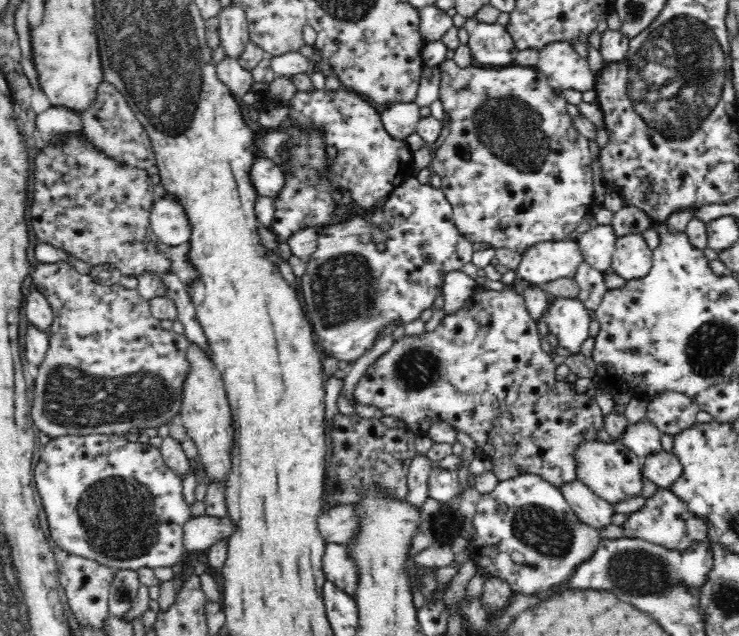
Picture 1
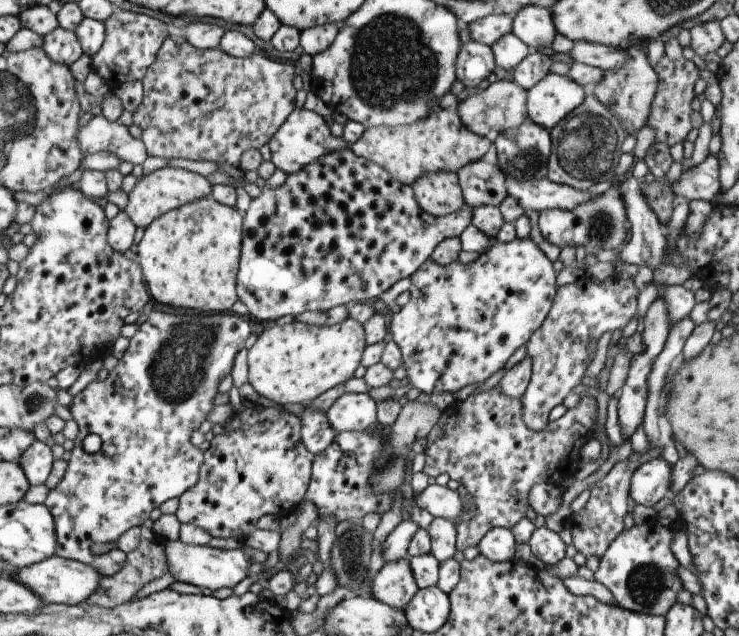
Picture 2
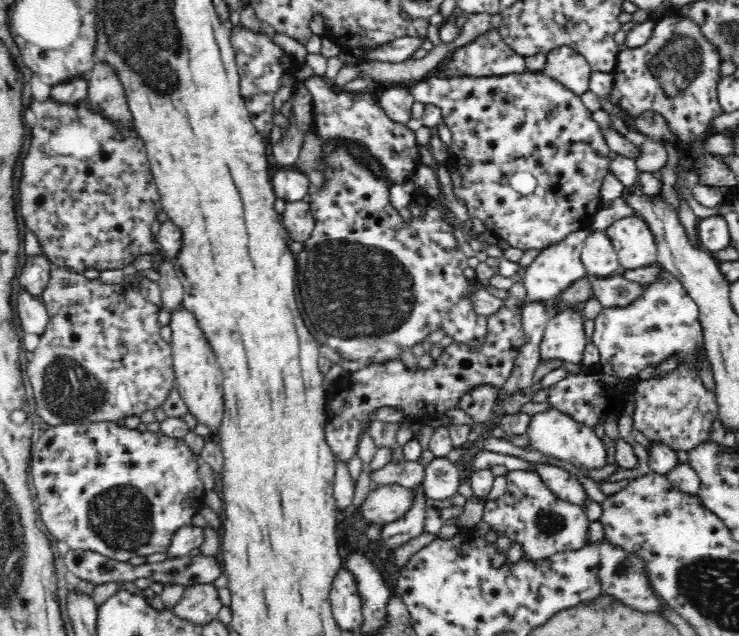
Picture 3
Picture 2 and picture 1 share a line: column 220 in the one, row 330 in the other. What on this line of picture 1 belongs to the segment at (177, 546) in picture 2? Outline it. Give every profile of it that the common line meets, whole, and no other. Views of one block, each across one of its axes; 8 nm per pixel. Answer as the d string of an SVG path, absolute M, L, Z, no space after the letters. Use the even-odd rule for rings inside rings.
M551 298L544 320L563 346L573 354L580 353L582 342L588 338L590 314L588 308L578 298Z

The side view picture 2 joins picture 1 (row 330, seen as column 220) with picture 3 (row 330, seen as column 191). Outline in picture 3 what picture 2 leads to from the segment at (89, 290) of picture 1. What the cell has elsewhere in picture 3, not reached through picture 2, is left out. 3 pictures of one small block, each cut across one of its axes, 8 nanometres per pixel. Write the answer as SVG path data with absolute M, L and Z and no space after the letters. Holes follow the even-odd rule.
M140 256L132 262L133 267L136 269L136 283L139 292L130 286L130 283L120 284L104 284L99 278L88 279L84 277L83 273L74 272L70 267L52 266L50 269L49 281L46 285L41 300L45 304L49 321L44 330L44 334L40 336L37 341L31 343L29 352L29 361L26 370L30 384L32 384L33 393L36 400L35 413L42 418L43 422L49 427L58 426L60 424L84 424L88 422L114 422L126 419L128 416L140 416L143 412L158 410L166 402L166 398L174 388L174 370L173 358L171 356L171 343L168 343L160 337L161 325L158 322L161 306L161 292L158 282L151 281L142 272L152 267L150 256Z

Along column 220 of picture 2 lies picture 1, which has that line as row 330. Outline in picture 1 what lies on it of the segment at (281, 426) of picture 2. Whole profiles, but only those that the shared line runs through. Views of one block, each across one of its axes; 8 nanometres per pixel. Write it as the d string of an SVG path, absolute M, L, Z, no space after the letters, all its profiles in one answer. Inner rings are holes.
M512 285L501 292L478 286L466 298L464 305L456 313L444 316L433 331L424 331L419 335L404 333L401 338L396 339L391 348L374 364L370 364L368 370L360 376L360 380L354 386L352 397L360 404L379 408L384 416L402 419L402 422L405 422L407 428L412 431L415 431L416 428L427 428L428 425L436 421L450 423L457 432L462 432L472 438L477 453L492 461L492 472L500 482L520 475L538 475L560 489L563 484L575 481L577 479L575 452L578 445L586 441L598 440L598 432L605 428L605 417L600 406L594 402L594 397L586 393L578 393L574 388L574 383L557 380L556 369L558 365L554 363L550 350L546 347L542 335L536 328L537 321L530 316L529 310L525 306L524 297L518 295Z

